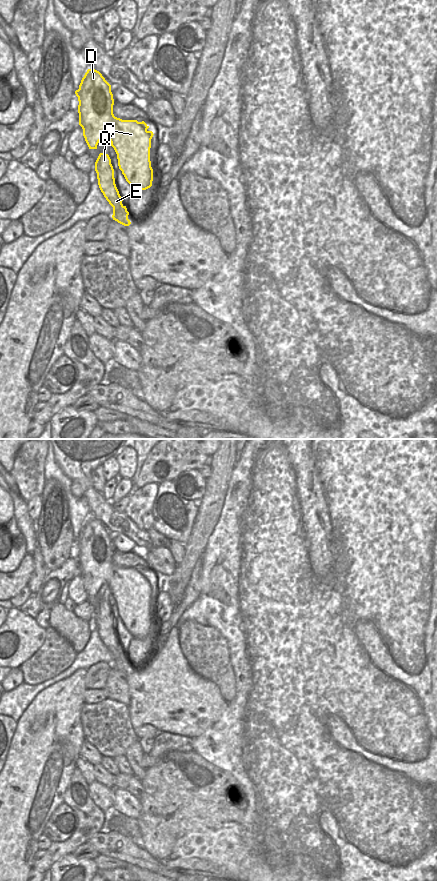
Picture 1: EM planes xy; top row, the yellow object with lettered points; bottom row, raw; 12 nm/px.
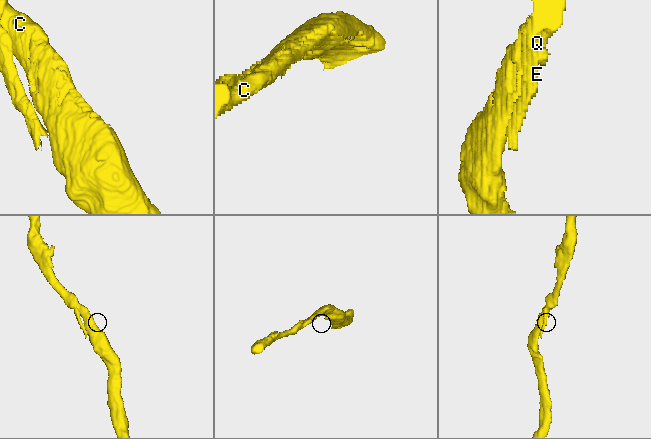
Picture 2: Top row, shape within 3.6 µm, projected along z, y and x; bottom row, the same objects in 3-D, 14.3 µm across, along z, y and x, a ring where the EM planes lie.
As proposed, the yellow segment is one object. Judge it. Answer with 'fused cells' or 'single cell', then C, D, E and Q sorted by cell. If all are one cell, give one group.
single cell; groups C D E Q

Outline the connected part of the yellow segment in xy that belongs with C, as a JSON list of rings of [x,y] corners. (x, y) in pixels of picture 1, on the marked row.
[[[88,69],[84,77],[81,80],[79,89],[75,91],[78,97],[78,113],[79,113],[79,125],[83,129],[83,136],[89,147],[89,149],[97,149],[97,145],[103,136],[107,136],[111,142],[111,146],[114,148],[119,169],[122,171],[126,181],[135,190],[146,190],[152,186],[153,181],[153,169],[150,161],[150,148],[153,132],[148,131],[149,126],[144,122],[138,122],[137,120],[122,120],[117,118],[113,114],[114,99],[111,92],[111,85],[105,80],[102,74],[95,69]]]

